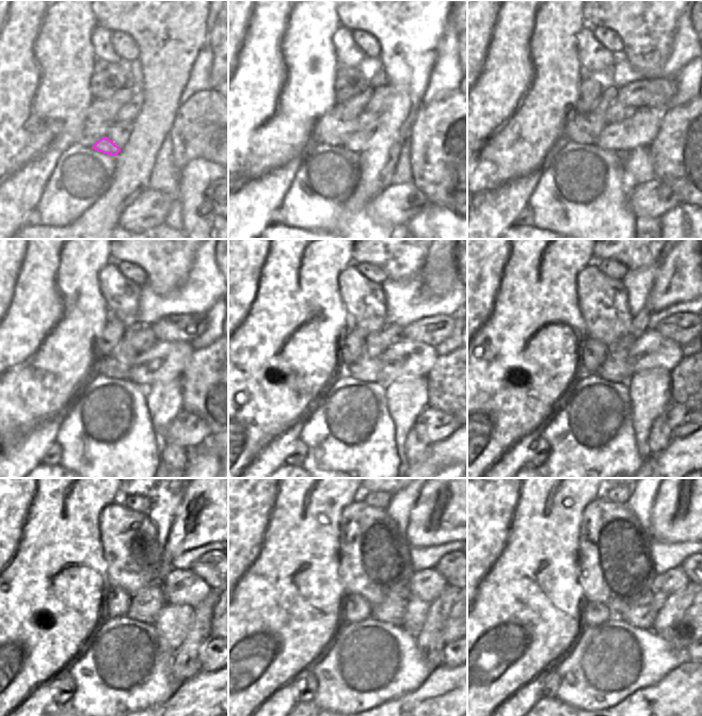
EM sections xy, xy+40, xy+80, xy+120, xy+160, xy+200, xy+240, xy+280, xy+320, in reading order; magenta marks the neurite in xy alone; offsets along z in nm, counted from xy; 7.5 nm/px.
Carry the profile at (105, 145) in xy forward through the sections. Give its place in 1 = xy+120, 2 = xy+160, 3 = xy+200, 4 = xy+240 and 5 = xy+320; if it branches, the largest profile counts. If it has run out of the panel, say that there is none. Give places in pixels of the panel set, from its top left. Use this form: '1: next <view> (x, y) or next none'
1: next xy+120 (165, 361)
2: next xy+160 (405, 359)
3: next xy+200 (652, 350)
4: next xy+240 (180, 586)
5: next xy+320 (674, 579)

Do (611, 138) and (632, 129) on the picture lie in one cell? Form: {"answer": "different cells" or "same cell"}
{"answer": "same cell"}

